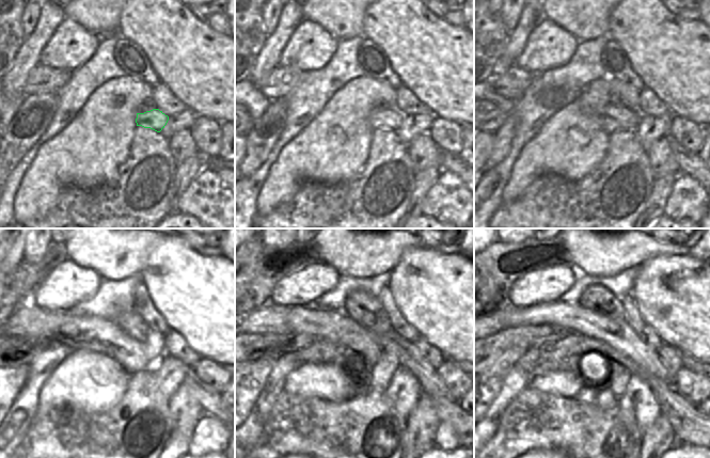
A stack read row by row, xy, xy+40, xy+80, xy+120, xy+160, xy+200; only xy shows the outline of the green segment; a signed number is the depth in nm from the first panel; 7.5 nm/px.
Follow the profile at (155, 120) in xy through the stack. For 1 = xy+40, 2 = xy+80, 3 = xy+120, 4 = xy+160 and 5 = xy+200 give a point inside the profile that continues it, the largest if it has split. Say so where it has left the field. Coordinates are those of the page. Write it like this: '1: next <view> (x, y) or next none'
1: next xy+40 (385, 119)
2: next xy+80 (612, 117)
3: next xy+120 (131, 354)
4: next xy+160 (369, 351)
5: next xy+200 (554, 336)

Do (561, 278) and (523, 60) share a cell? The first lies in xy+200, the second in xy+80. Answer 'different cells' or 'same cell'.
same cell

